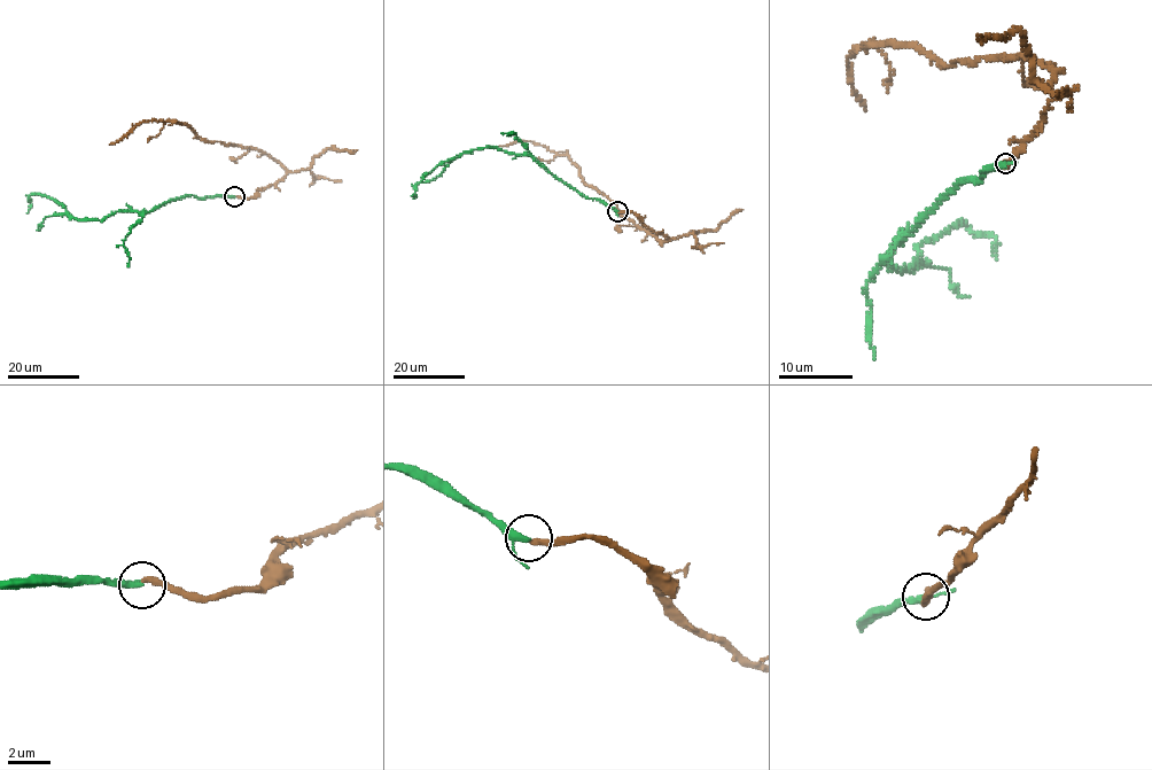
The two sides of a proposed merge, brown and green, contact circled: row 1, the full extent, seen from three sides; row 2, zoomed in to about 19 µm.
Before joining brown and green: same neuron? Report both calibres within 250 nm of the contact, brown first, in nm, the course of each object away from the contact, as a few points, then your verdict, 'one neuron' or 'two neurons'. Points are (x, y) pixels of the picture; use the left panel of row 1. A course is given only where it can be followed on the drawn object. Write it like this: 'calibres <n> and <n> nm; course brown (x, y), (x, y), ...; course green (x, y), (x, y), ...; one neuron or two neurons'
calibres 240 and 200 nm; course brown (234, 196), (251, 199), (288, 171), (257, 149), (204, 141), (191, 126), (173, 121), (145, 121), (109, 145); course green (234, 196), (185, 195), (152, 210), (118, 211), (101, 219), (76, 219), (53, 199), (33, 194), (26, 214); one neuron

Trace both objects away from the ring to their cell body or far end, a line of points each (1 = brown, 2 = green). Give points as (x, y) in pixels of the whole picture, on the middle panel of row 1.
1: (619, 211), (635, 212), (671, 239), (660, 241), (623, 216), (584, 181), (567, 155), (530, 141), (499, 145)
2: (619, 211), (588, 199), (530, 156), (497, 148), (461, 153), (440, 176), (419, 181), (415, 196), (411, 196)

